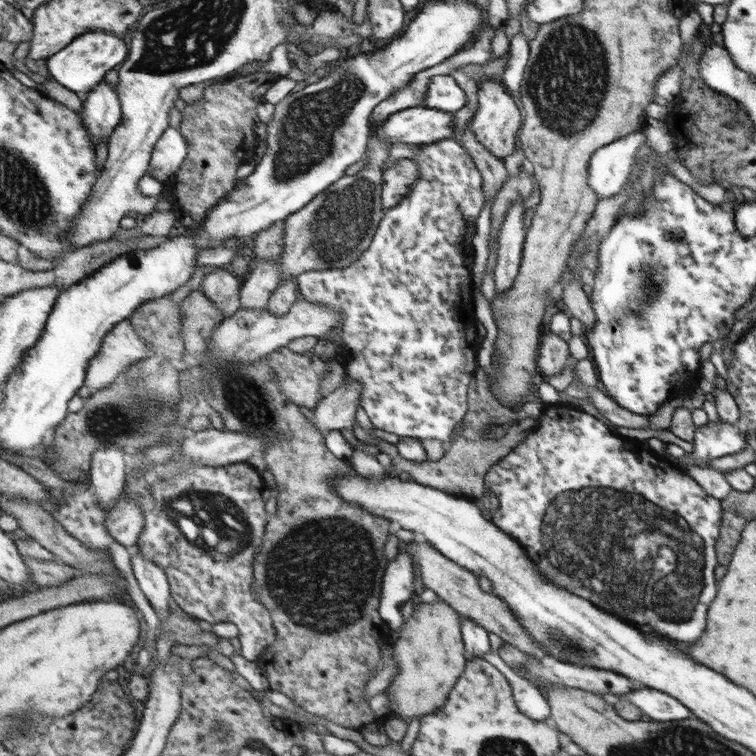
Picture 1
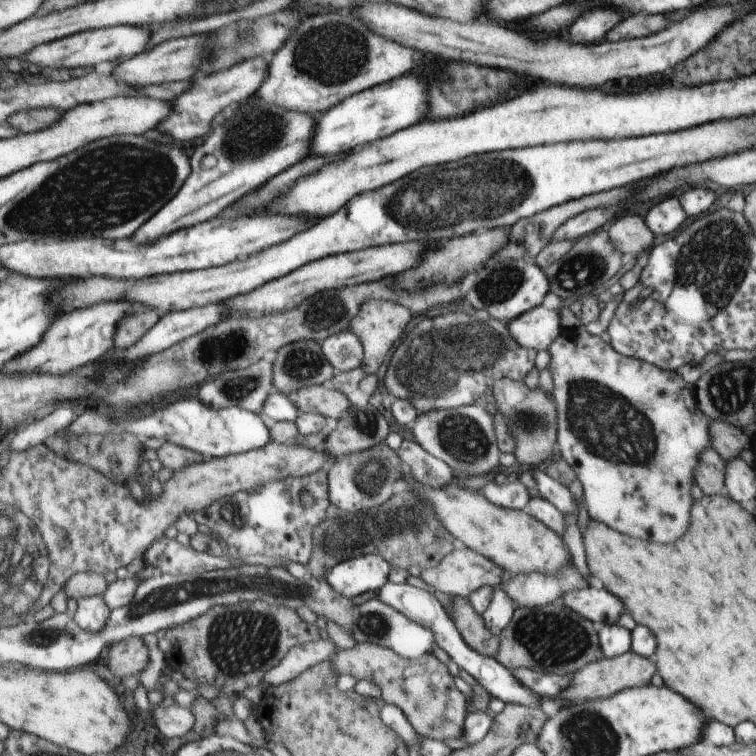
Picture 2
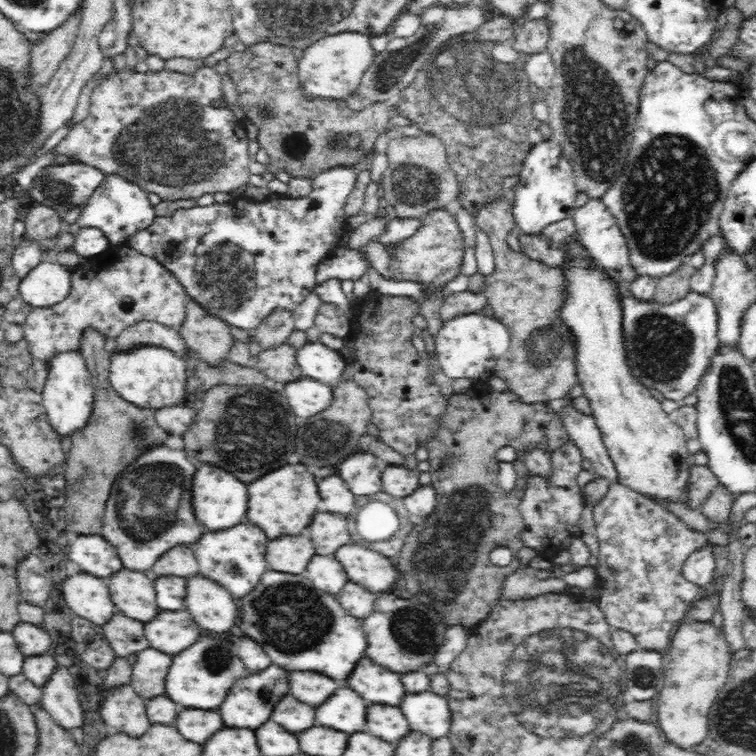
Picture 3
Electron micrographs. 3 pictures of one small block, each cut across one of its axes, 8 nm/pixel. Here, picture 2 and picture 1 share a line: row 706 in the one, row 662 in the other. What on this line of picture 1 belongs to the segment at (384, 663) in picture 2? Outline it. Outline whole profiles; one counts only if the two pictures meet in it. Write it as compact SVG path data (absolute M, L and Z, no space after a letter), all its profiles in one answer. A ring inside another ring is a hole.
M440 598L434 604L417 601L412 616L403 622L399 637L392 644L399 666L399 673L387 688L392 716L403 718L408 724L414 716L430 716L445 704L467 665L461 626L462 617Z

